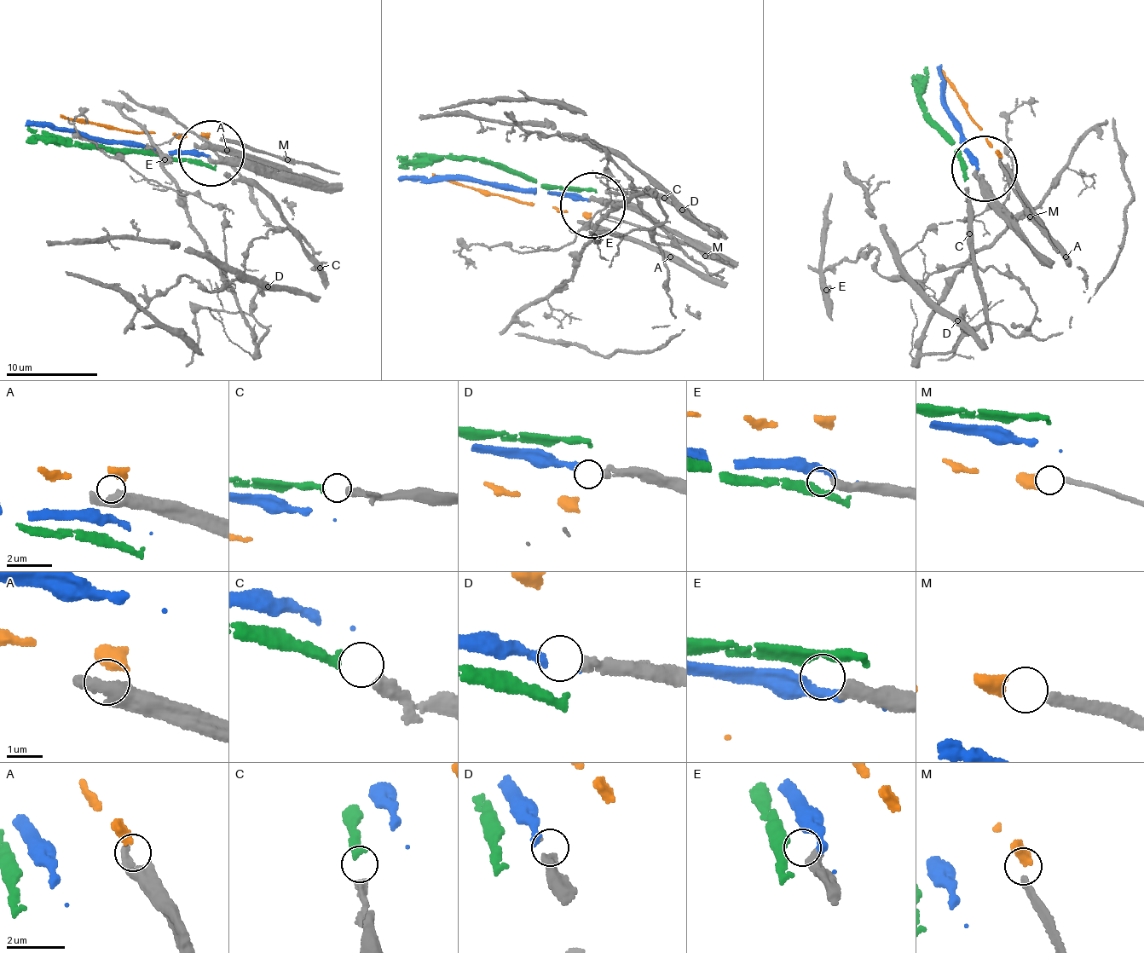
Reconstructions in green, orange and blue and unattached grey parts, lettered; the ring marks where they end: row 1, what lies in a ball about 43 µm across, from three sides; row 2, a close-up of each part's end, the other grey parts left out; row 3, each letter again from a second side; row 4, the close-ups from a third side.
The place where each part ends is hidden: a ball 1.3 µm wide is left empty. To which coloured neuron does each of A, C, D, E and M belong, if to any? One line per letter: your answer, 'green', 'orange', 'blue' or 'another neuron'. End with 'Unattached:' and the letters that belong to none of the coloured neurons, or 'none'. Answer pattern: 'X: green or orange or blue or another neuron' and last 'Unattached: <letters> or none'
A: another neuron
C: green
D: blue
E: another neuron
M: orange
Unattached: A, E

